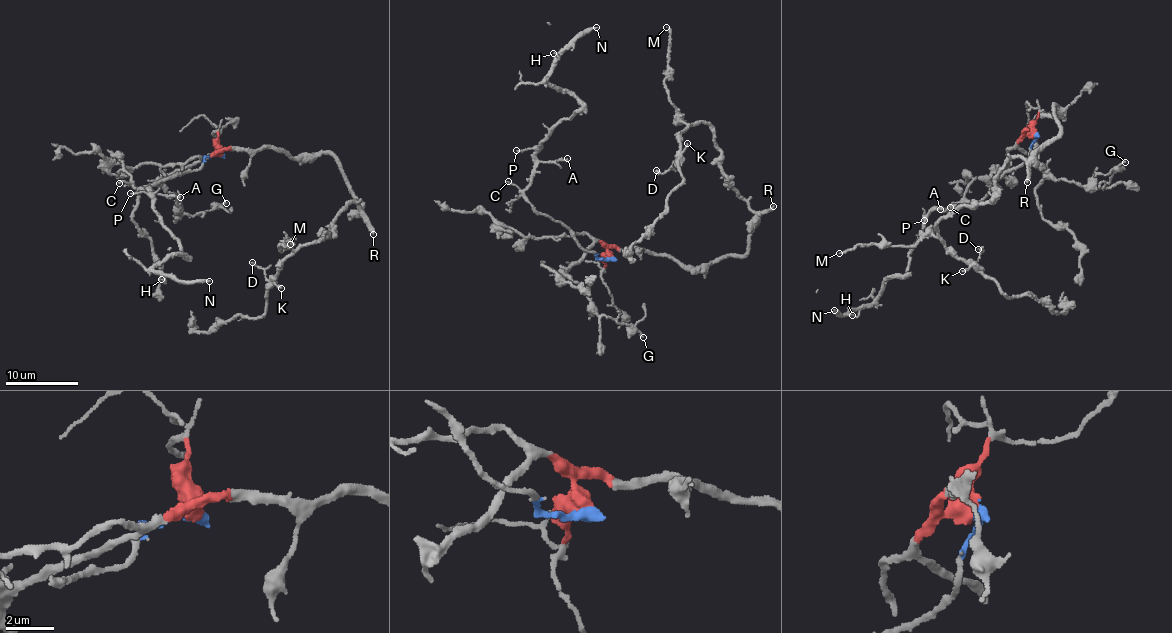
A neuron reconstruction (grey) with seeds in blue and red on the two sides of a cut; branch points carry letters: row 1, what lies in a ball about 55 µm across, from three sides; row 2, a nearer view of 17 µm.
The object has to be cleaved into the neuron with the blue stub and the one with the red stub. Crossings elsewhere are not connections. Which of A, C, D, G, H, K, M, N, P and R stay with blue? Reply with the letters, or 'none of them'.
A, C, H, N, P

